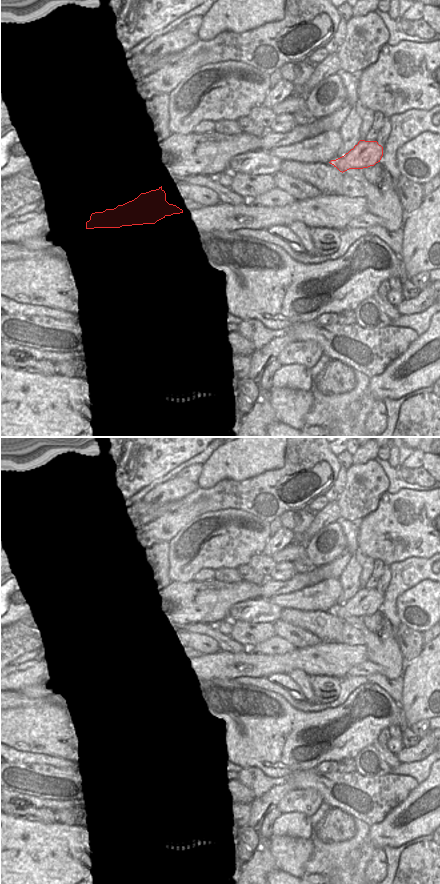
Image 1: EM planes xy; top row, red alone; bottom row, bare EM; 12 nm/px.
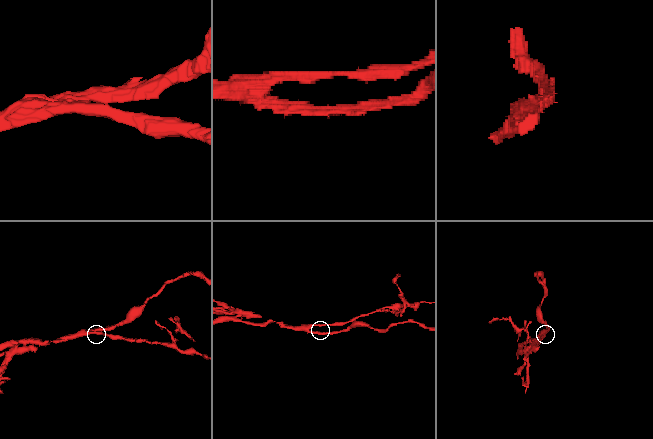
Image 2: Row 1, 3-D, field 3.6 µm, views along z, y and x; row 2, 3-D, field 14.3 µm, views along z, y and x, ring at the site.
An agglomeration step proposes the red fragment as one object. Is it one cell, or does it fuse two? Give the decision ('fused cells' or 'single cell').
fused cells

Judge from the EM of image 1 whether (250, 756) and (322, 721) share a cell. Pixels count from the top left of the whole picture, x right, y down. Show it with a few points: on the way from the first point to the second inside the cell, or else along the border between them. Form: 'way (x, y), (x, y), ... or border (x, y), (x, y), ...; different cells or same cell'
way (268, 740), (301, 740), (304, 737); same cell

